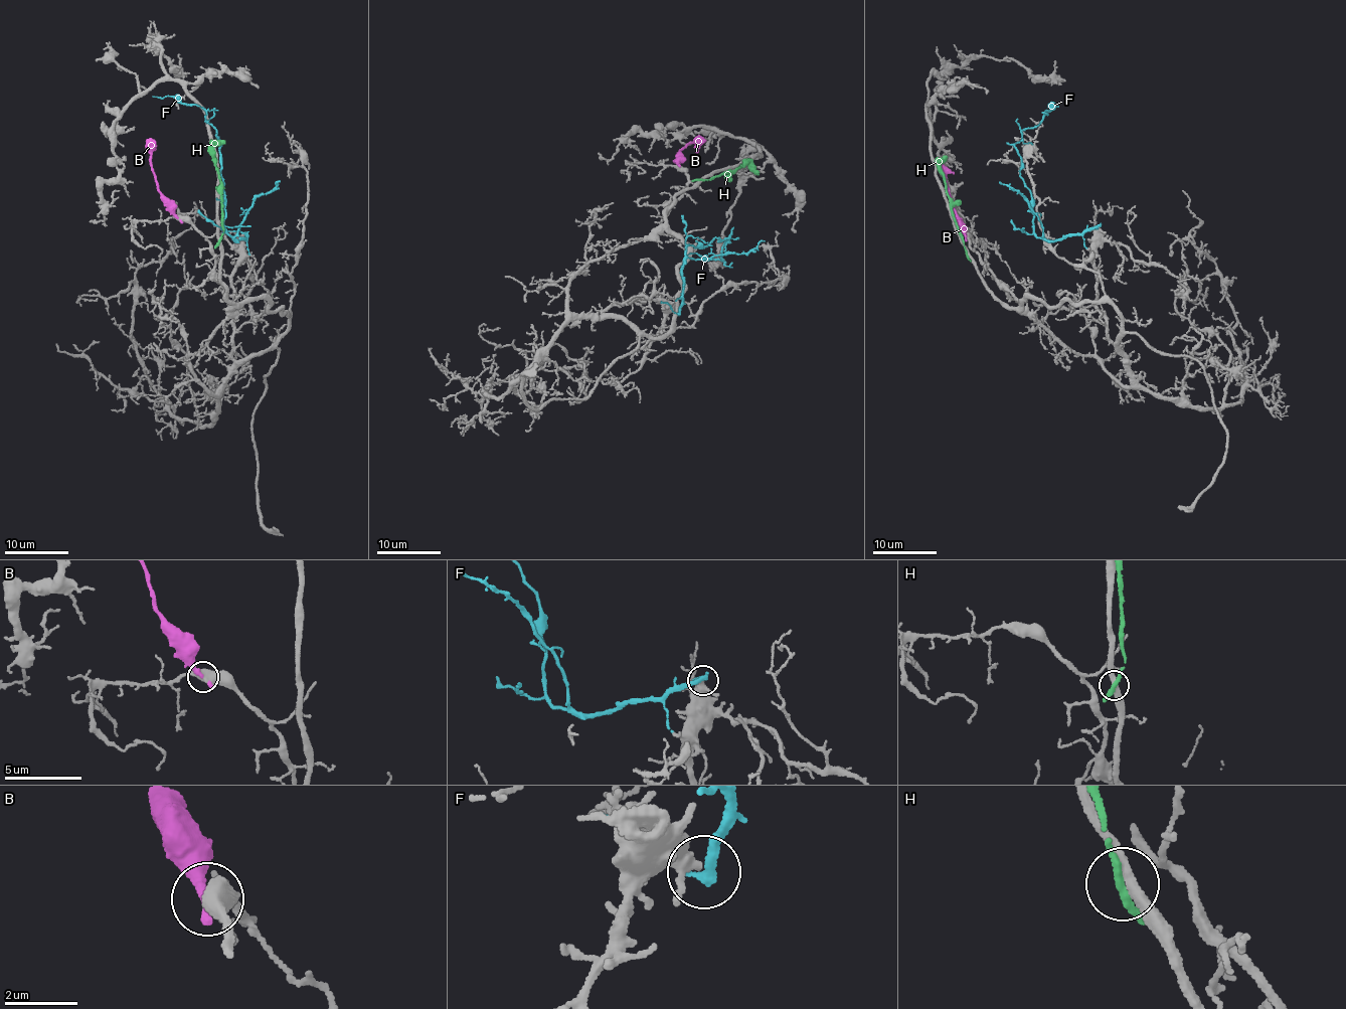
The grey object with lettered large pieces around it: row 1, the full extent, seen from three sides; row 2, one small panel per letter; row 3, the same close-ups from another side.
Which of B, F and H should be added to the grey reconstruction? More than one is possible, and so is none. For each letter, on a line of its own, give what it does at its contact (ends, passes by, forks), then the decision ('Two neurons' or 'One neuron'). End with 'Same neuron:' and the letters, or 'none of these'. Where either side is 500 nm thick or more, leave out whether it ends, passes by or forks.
B: Two neurons
F: It passes by. Two neurons
H: It passes by. Two neurons
Same neuron: none of these

